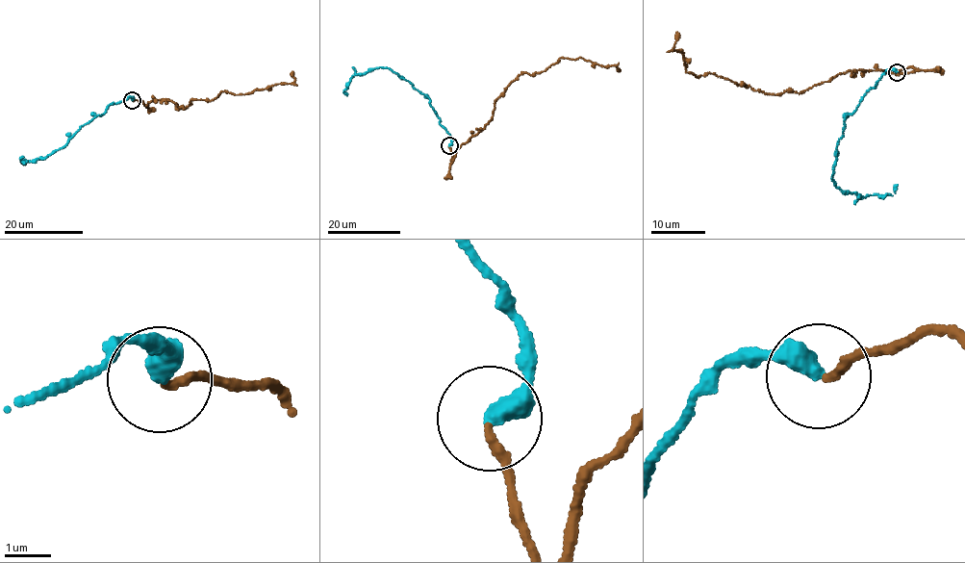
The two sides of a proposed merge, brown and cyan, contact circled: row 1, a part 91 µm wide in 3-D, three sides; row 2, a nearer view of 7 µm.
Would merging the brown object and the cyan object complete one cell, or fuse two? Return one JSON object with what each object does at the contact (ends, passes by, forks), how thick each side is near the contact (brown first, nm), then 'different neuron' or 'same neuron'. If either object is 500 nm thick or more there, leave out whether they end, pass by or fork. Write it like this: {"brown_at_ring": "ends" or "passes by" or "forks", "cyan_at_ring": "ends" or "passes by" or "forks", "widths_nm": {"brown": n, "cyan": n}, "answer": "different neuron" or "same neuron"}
{"brown_at_ring": "ends", "cyan_at_ring": "ends", "widths_nm": {"brown": 160, "cyan": 440}, "answer": "same neuron"}

